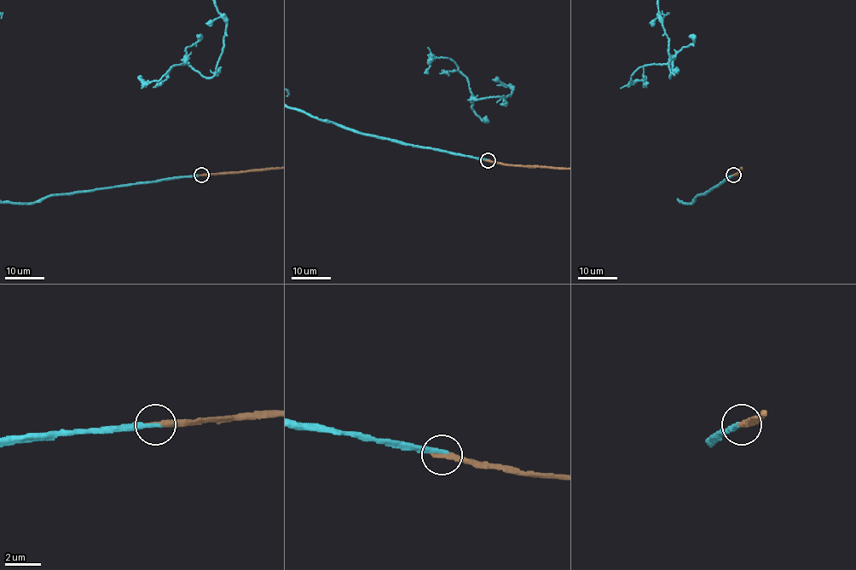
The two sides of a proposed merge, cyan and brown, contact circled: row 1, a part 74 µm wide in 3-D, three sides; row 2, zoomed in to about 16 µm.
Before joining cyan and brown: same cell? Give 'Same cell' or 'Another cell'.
Same cell

